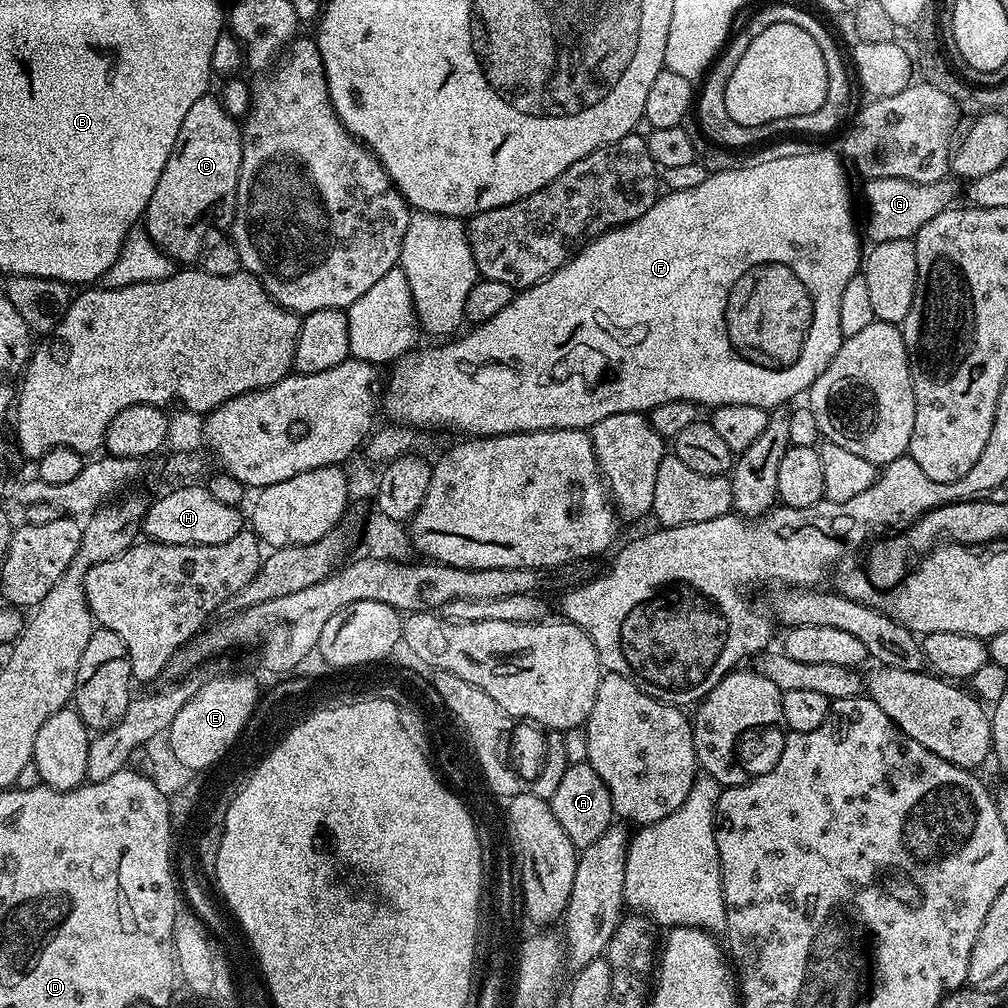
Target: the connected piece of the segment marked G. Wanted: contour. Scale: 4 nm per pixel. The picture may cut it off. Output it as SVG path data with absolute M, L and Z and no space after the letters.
M868 178L863 182L862 232L867 239L869 236L872 244L912 240L916 232L922 230L926 222L930 222L930 218L938 218L938 214L942 214L946 208L953 207L957 203L956 195L959 192L961 195L962 192L961 185L952 178L938 182L910 182L906 178Z

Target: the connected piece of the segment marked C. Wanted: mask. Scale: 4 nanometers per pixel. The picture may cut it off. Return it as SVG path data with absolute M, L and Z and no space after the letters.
M205 94L202 98L198 98L198 102L190 106L186 118L182 118L178 142L174 142L174 150L170 158L166 158L162 178L158 178L158 186L154 186L154 194L142 217L143 231L173 262L188 266L199 261L209 239L208 231L216 227L227 229L232 219L236 217L236 195L238 178L242 170L243 145L241 125L237 117L231 116L225 110L219 95Z

